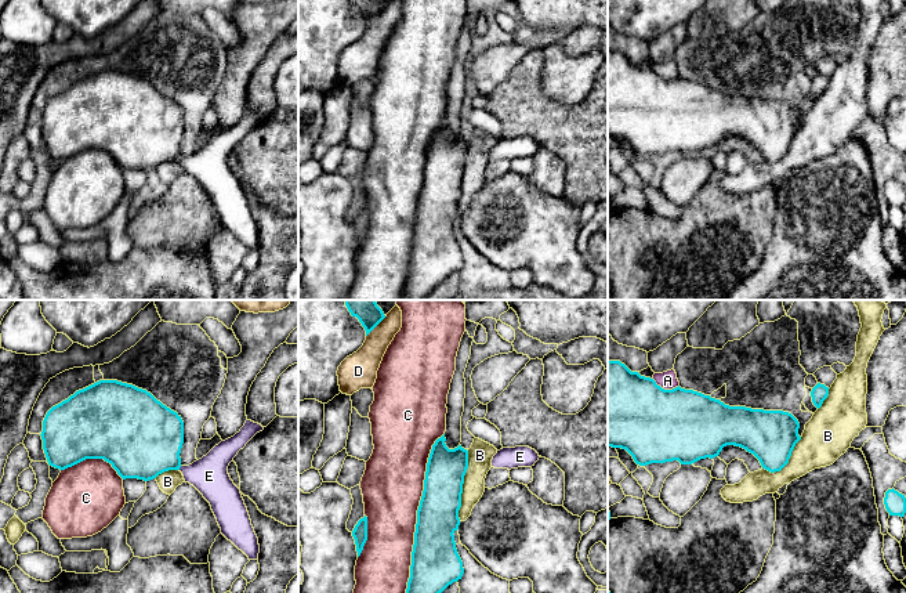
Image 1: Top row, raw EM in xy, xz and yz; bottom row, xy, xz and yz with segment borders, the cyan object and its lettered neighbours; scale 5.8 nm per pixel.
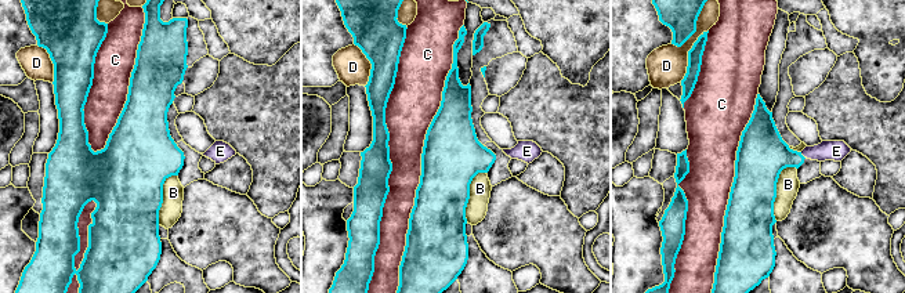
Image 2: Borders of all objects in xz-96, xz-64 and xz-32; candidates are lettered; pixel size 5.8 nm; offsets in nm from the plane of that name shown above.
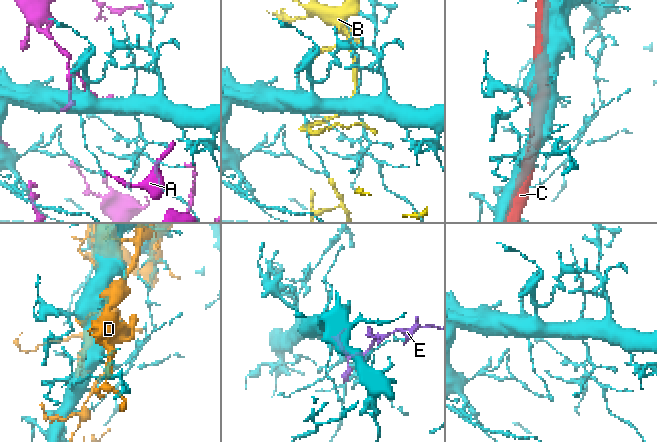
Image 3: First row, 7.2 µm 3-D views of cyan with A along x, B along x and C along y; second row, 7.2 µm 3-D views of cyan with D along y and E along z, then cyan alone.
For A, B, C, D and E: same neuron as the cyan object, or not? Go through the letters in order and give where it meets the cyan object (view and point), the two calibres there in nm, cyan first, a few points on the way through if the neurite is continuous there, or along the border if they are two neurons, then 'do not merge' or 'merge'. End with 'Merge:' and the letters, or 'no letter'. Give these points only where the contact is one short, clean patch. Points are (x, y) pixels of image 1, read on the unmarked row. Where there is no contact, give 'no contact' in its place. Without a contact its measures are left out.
A: yz (666, 80) | 440/110 nm | do not merge
B: xz (461, 176) | 240/140 nm | do not merge
C: xz (417, 212) | 280/360 nm | do not merge
D: xz (376, 15) | 110/180 nm | do not merge
E: xy (180, 156) | 420/220 nm | across xy (147, 129), (163, 145), (180, 156), (191, 163), (209, 166) | merge
Merge: E

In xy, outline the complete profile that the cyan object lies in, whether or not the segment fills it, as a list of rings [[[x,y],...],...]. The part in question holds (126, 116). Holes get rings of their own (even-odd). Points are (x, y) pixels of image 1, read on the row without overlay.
[[[99,70],[76,82],[52,97],[43,111],[43,140],[50,156],[65,160],[86,149],[104,149],[126,169],[149,171],[168,160],[180,160],[185,173],[193,176],[210,194],[221,224],[249,250],[258,250],[258,228],[240,180],[228,164],[228,156],[240,140],[264,117],[251,111],[233,127],[221,131],[206,147],[189,156],[181,155],[184,112],[181,106],[157,91],[146,80],[117,70]]]

